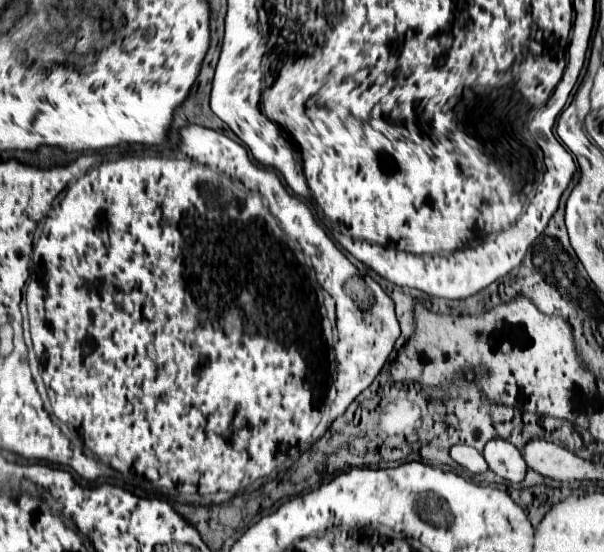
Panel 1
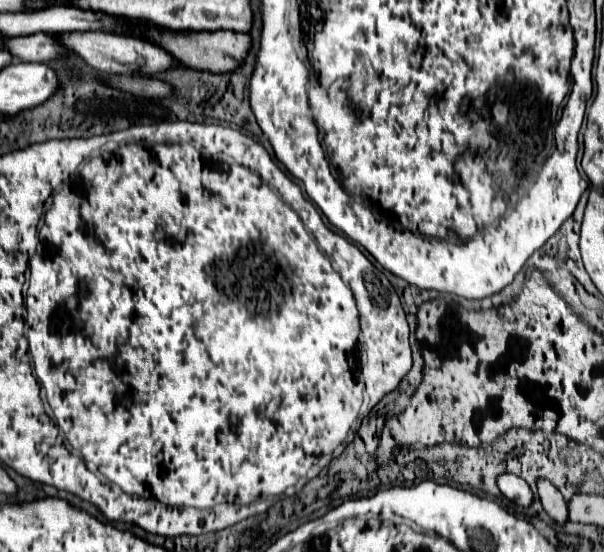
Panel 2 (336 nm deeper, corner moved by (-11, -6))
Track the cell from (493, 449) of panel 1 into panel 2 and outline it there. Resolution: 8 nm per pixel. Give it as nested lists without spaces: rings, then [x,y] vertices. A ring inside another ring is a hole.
[[[537,480],[539,486],[539,498],[541,504],[545,508],[545,512],[549,514],[549,518],[553,518],[557,524],[565,524],[567,518],[567,502],[563,502],[561,492],[549,482],[549,480]]]

